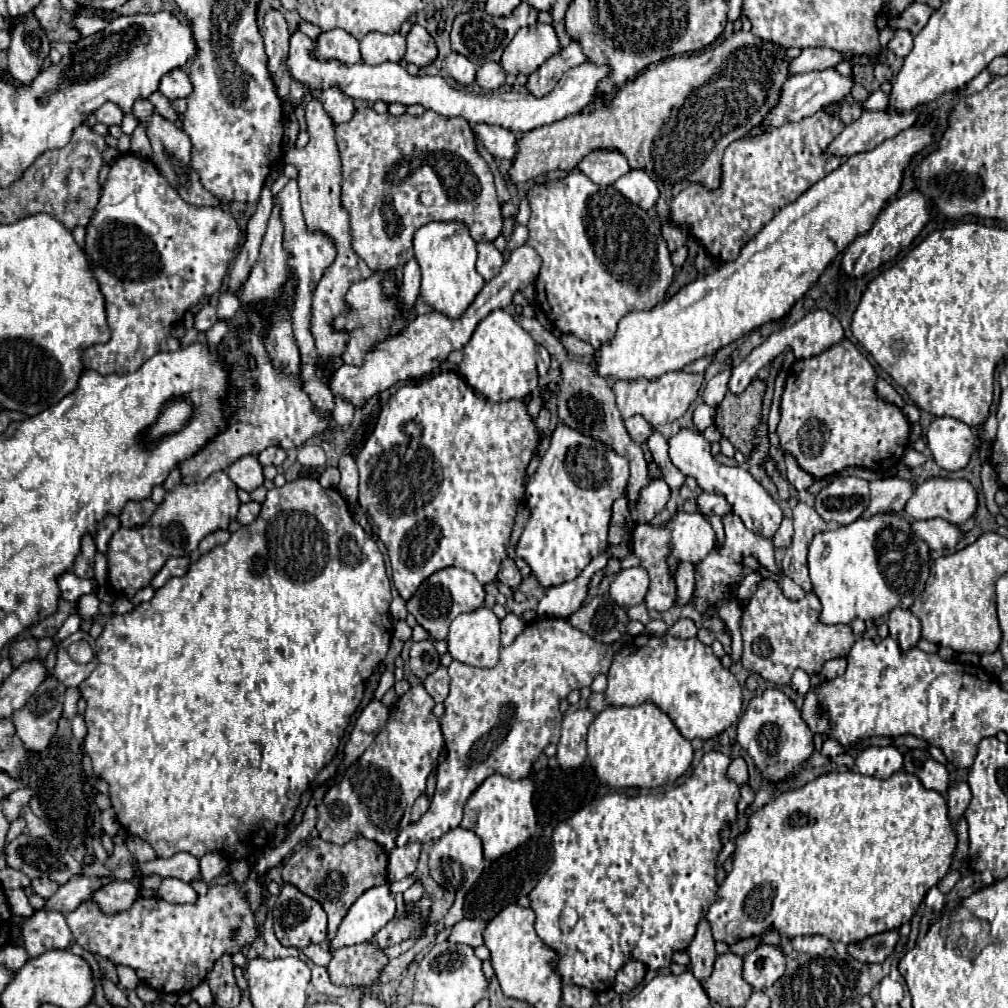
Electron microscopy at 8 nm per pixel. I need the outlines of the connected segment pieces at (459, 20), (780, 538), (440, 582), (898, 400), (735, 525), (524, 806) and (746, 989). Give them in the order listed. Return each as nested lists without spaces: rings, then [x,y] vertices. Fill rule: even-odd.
[[[520,3],[510,15],[506,17],[490,17],[486,15],[482,9],[478,11],[470,11],[470,13],[460,13],[454,21],[452,27],[452,49],[464,57],[468,57],[474,65],[482,65],[486,61],[500,61],[502,51],[508,47],[508,43],[512,41],[512,37],[516,35],[516,31],[524,25],[534,25],[538,21],[538,9],[534,9],[528,3]]]
[[[784,517],[782,519],[782,525],[780,525],[780,529],[776,531],[776,535],[774,535],[774,545],[776,547],[788,547],[790,543],[792,543],[792,519],[788,519],[788,517]]]
[[[446,567],[432,573],[426,581],[422,581],[422,585],[406,603],[406,607],[408,607],[408,613],[416,617],[418,625],[422,625],[430,633],[432,639],[446,639],[452,619],[460,613],[476,611],[484,603],[484,597],[486,597],[484,587],[476,581],[476,577],[470,571],[464,571],[458,567]]]
[[[878,379],[878,385],[876,385],[876,391],[882,399],[890,401],[890,403],[896,403],[898,407],[904,407],[904,399],[896,393],[896,389],[892,385],[888,385],[884,379]]]
[[[726,513],[722,515],[722,523],[724,523],[724,543],[722,547],[714,547],[712,553],[708,553],[706,559],[702,559],[696,567],[694,567],[694,575],[696,575],[696,587],[694,587],[694,605],[696,609],[704,615],[704,617],[718,617],[718,607],[720,603],[724,603],[726,599],[732,597],[732,593],[736,591],[736,587],[742,583],[744,579],[744,571],[742,571],[742,557],[746,555],[754,555],[766,569],[770,569],[770,573],[780,573],[780,569],[774,563],[774,545],[770,539],[764,539],[760,535],[756,535],[754,531],[748,531],[742,523],[742,519],[736,513]]]
[[[502,775],[488,777],[466,801],[464,805],[464,819],[462,827],[474,831],[484,845],[484,859],[492,861],[500,855],[514,851],[520,843],[528,841],[530,835],[536,831],[536,813],[532,805],[534,785],[530,779],[512,781]]]
[[[734,953],[718,955],[704,991],[722,1007],[744,1007],[752,995],[752,987],[742,979],[742,957]]]

